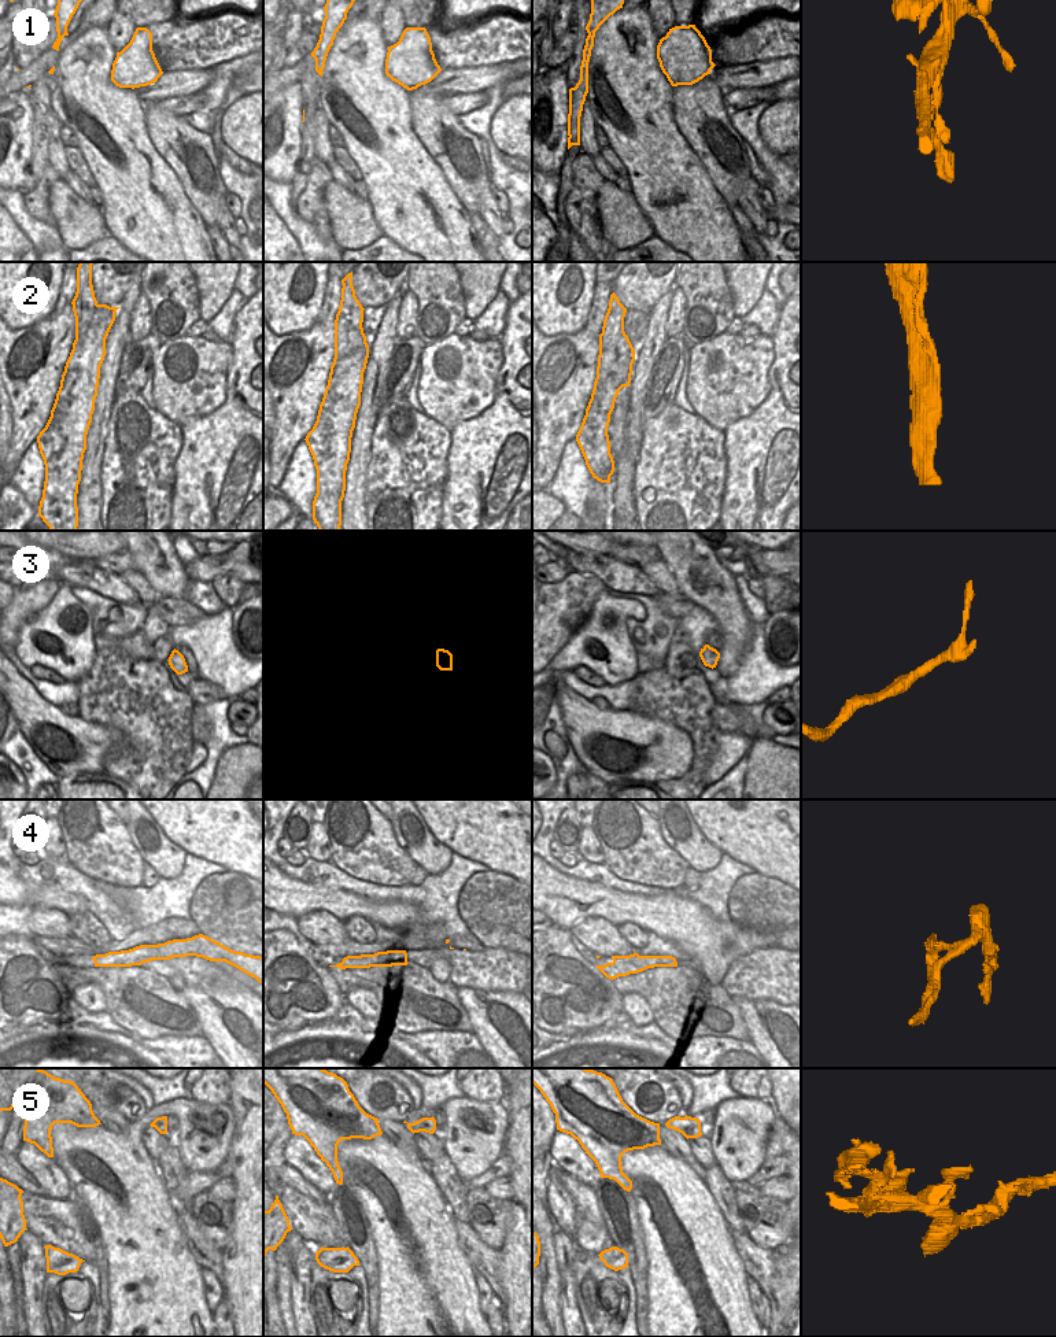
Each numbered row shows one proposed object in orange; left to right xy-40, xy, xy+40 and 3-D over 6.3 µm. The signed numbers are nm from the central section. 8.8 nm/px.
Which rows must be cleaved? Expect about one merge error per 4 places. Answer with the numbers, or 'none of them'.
2, 4, 5

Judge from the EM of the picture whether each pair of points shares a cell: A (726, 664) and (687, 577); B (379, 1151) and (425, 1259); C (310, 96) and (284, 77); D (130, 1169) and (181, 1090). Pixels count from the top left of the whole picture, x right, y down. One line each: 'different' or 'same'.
A: same
B: same
C: different
D: different

